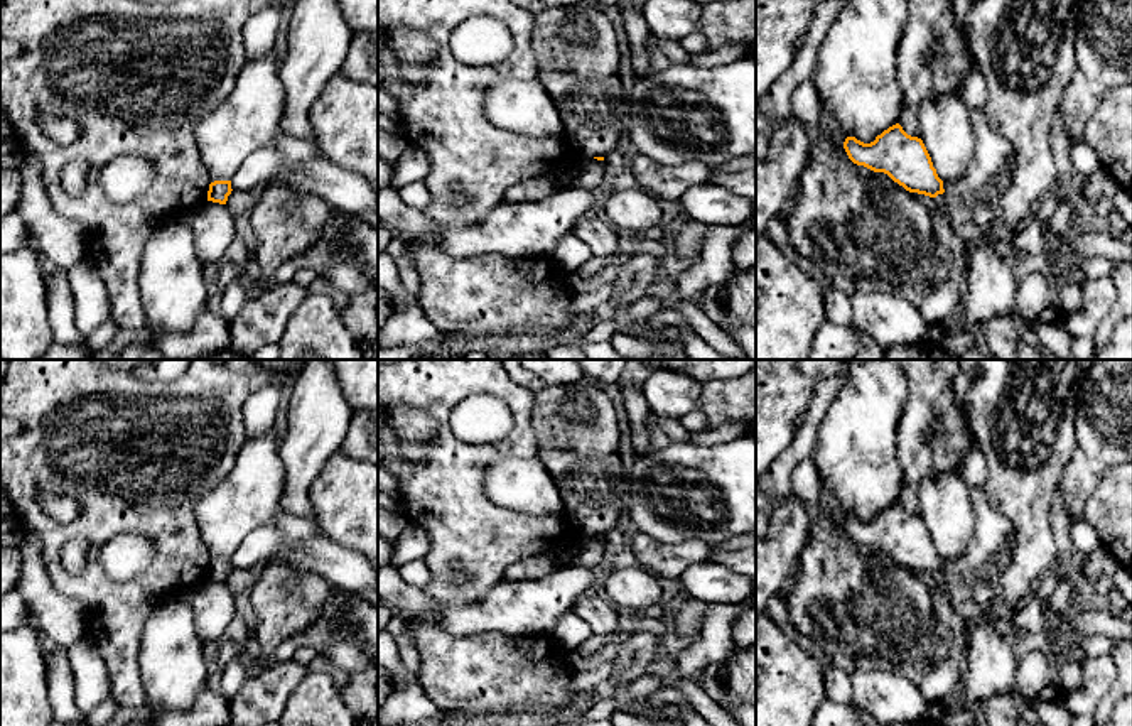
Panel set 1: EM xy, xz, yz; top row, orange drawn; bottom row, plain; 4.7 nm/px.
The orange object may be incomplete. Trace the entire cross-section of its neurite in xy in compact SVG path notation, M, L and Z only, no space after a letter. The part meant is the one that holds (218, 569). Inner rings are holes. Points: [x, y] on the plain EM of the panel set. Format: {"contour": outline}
{"contour": "M214 559L209 562L208 579L226 582L231 569L231 559Z"}

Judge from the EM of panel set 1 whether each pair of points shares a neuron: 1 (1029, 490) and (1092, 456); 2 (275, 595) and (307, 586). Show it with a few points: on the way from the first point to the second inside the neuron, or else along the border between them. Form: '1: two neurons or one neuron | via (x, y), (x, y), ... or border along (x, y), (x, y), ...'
1: two neurons | border along (1075, 433), (1075, 449), (1056, 487)
2: one neuron | via (284, 595), (299, 595)

